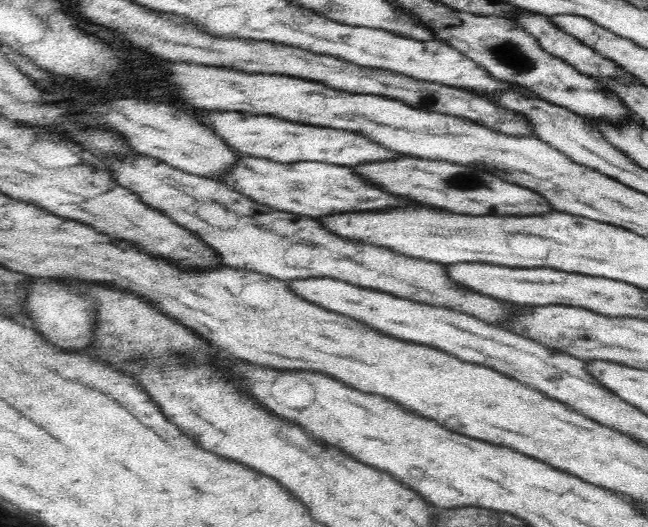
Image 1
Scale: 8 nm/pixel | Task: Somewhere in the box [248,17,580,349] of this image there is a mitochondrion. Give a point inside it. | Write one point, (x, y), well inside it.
(506, 54)

